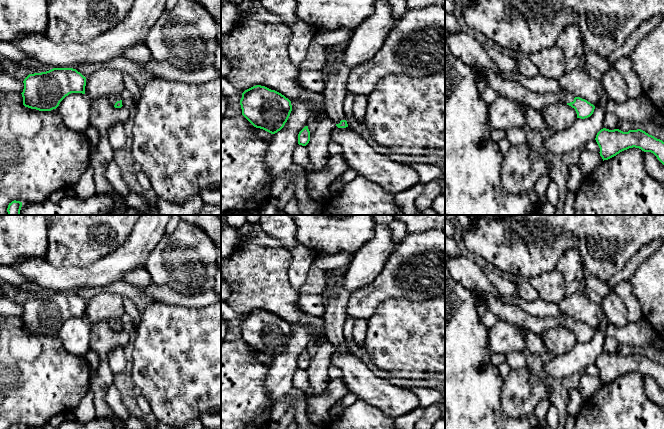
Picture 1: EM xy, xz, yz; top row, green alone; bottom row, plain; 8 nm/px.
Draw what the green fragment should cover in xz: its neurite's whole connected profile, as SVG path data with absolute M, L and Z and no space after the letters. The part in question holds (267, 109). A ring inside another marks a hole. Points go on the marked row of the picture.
M256 85L242 93L242 115L256 128L271 134L280 131L292 111L291 101L281 93Z

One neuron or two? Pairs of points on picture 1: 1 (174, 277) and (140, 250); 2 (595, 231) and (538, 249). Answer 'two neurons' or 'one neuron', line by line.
1: two neurons
2: one neuron

